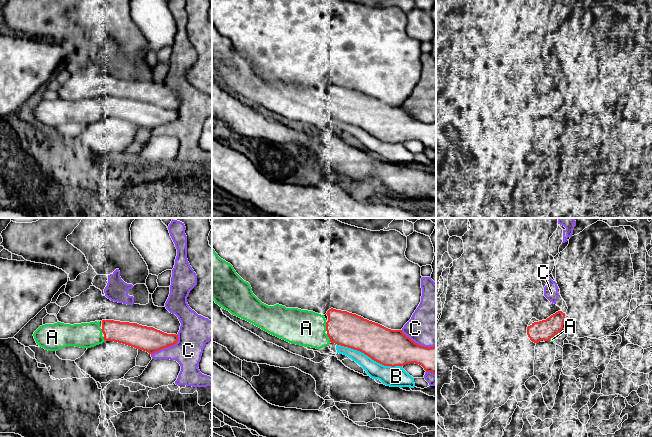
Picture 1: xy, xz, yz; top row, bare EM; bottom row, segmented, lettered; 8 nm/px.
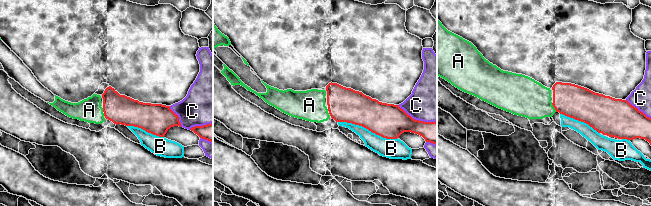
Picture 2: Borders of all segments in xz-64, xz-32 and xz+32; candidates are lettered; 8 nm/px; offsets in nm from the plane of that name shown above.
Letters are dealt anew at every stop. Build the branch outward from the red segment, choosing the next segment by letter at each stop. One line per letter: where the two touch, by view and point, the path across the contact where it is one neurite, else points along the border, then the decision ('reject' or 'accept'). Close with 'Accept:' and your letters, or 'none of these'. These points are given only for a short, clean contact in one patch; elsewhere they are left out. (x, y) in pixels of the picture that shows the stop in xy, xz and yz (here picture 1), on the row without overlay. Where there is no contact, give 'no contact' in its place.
A: xz (326, 102) | accept
B: xz (369, 132) | reject
C: xz (417, 120) | reject
Accept: A

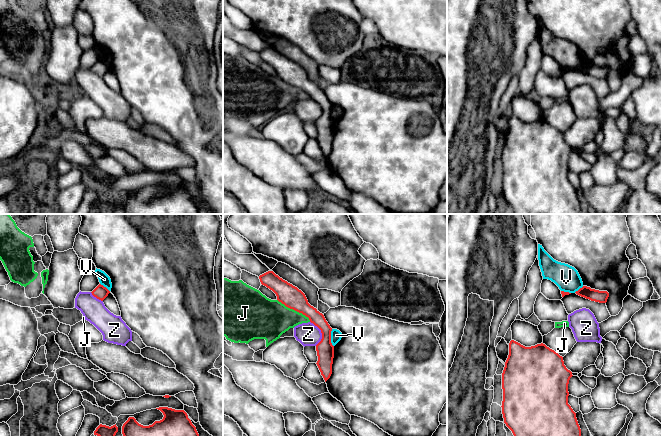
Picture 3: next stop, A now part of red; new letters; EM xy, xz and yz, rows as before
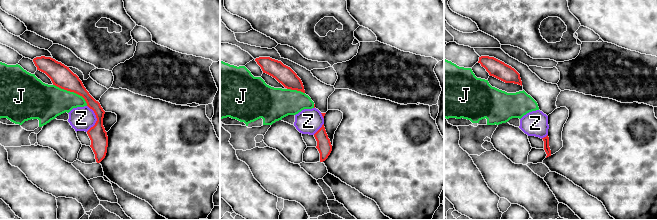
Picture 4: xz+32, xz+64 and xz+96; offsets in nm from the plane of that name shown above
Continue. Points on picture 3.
J: xz (294, 85) | reject
V: xz (330, 114) | along xz (331, 105), (331, 120), (333, 122) | reject
Z: xz (321, 108) | along xz (310, 97), (321, 109), (321, 116), (316, 121) | reject
Accept: none of these

